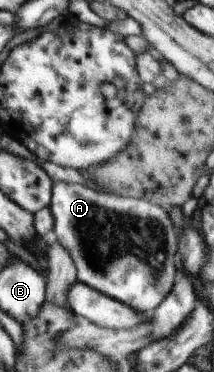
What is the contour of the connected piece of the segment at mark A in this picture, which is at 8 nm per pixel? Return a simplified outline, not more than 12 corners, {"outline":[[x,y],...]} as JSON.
{"outline":[[51,179],[76,281],[152,312],[178,236],[166,209]]}

